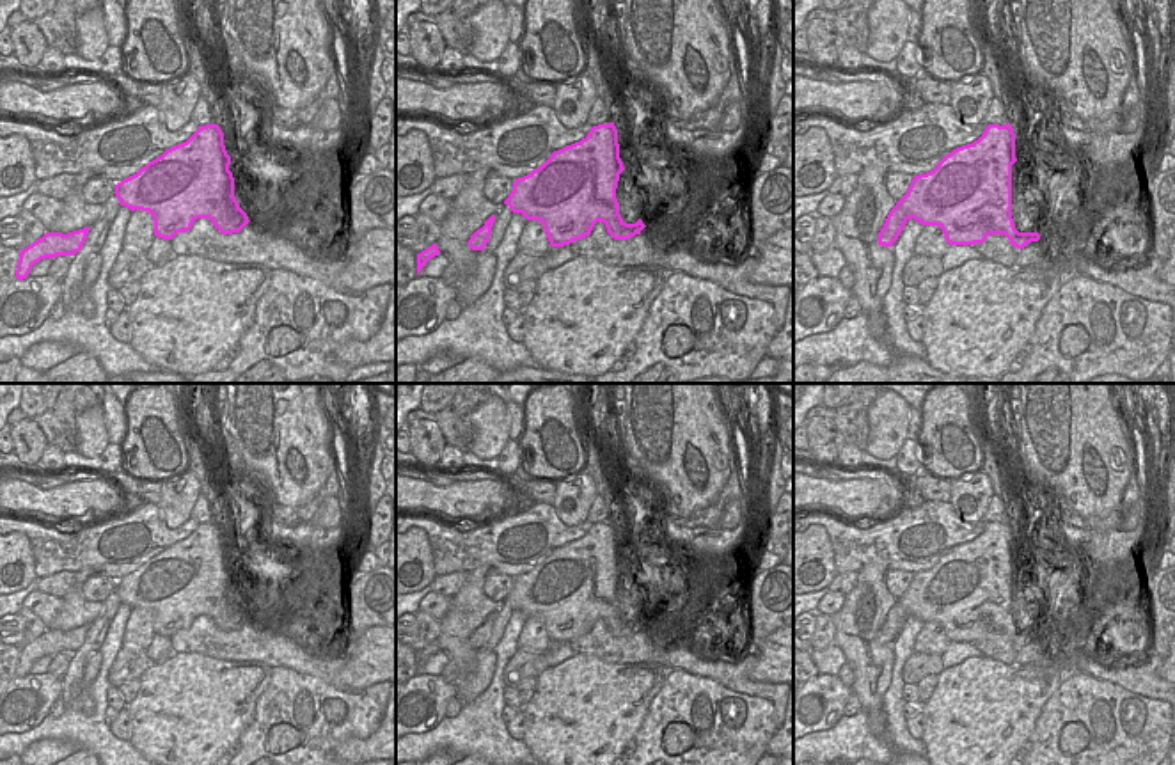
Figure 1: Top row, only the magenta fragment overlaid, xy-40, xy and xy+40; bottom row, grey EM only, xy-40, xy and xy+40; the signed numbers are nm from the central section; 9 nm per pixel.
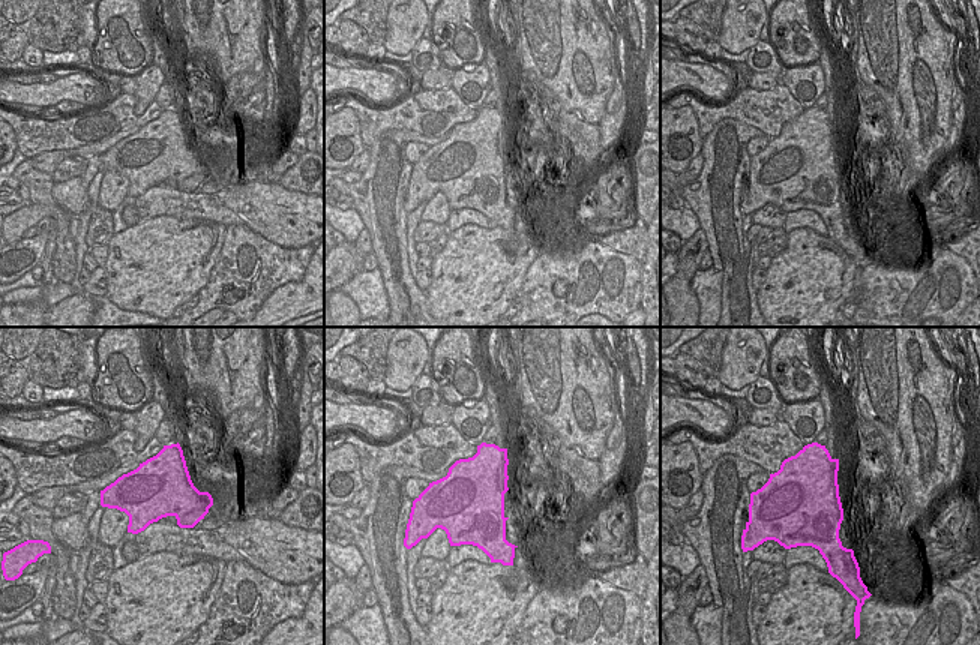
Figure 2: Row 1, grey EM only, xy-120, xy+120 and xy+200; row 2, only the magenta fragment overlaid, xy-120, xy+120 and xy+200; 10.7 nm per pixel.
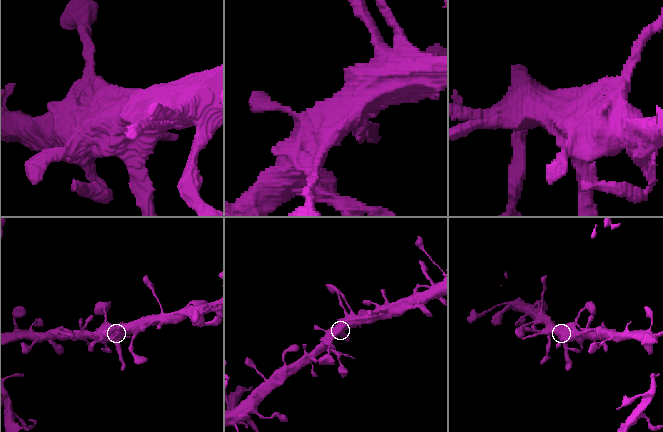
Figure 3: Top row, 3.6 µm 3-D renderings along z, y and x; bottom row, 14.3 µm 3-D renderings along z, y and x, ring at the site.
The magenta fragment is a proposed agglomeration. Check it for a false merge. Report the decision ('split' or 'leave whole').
leave whole

